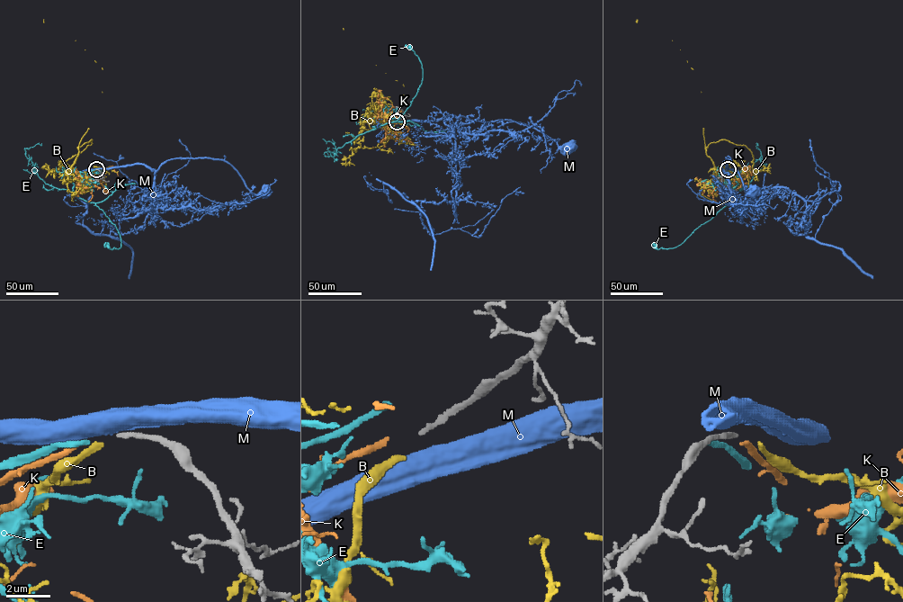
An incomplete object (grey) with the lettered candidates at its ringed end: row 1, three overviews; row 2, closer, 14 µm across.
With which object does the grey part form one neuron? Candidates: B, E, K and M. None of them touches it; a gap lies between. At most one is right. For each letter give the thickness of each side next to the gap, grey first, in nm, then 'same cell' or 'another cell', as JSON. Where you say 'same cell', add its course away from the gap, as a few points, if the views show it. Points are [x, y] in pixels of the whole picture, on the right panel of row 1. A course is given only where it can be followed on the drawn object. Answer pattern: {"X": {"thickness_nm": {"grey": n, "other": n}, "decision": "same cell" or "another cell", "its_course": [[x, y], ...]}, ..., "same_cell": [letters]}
{"B": {"thickness_nm": {"grey": 200, "other": 240}, "decision": "another cell"}, "E": {"thickness_nm": {"grey": 200, "other": 220}, "decision": "another cell"}, "K": {"thickness_nm": {"grey": 200, "other": 200}, "decision": "same cell", "its_course": [[728, 170], [729, 174], [719, 181], [720, 184], [719, 179], [733, 193], [737, 190]]}, "M": {"thickness_nm": {"grey": 200, "other": 900}, "decision": "another cell"}, "same_cell": ["K"]}

